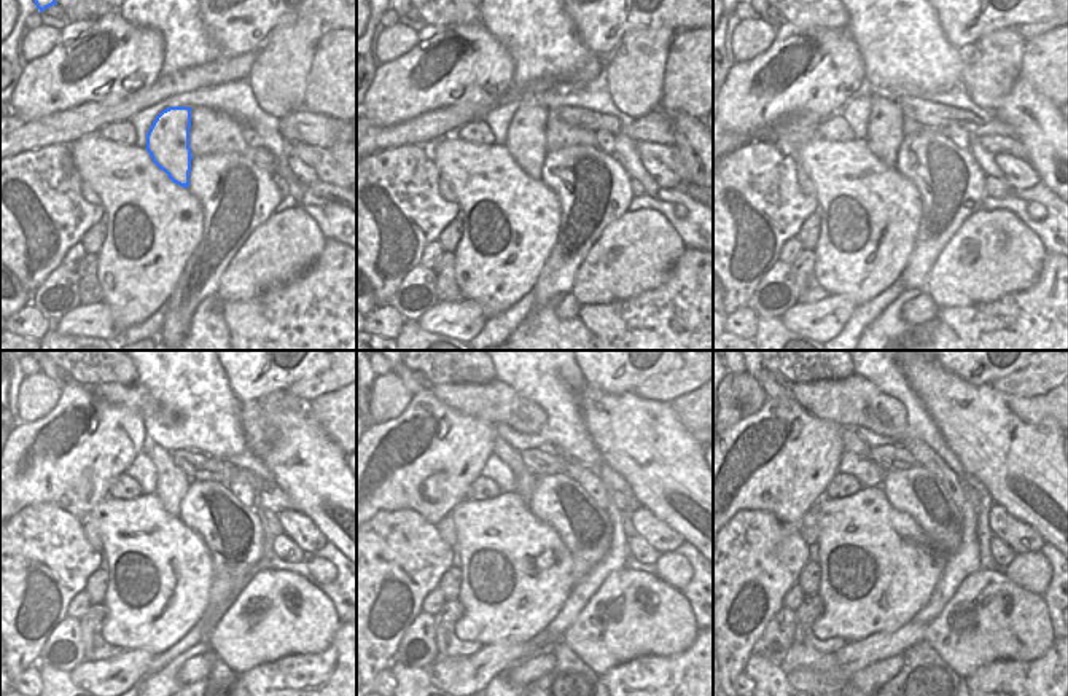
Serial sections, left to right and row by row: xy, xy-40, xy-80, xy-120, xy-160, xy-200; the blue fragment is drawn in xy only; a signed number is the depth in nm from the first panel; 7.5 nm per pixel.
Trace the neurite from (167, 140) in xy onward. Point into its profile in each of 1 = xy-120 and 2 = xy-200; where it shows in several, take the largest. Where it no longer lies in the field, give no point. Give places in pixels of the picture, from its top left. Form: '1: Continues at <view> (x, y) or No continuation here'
1: Continues at xy-120 (172, 483)
2: Continues at xy-200 (850, 440).

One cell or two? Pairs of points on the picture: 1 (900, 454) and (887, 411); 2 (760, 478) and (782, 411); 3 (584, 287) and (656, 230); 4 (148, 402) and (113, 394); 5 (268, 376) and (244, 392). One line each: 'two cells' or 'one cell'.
1: two cells
2: one cell
3: one cell
4: one cell
5: one cell

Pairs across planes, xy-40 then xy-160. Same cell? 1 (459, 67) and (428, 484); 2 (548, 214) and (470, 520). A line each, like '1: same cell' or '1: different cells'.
1: same cell
2: same cell

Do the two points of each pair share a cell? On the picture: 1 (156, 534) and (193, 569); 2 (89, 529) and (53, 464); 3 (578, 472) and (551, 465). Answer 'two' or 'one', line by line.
1: one
2: two
3: two

